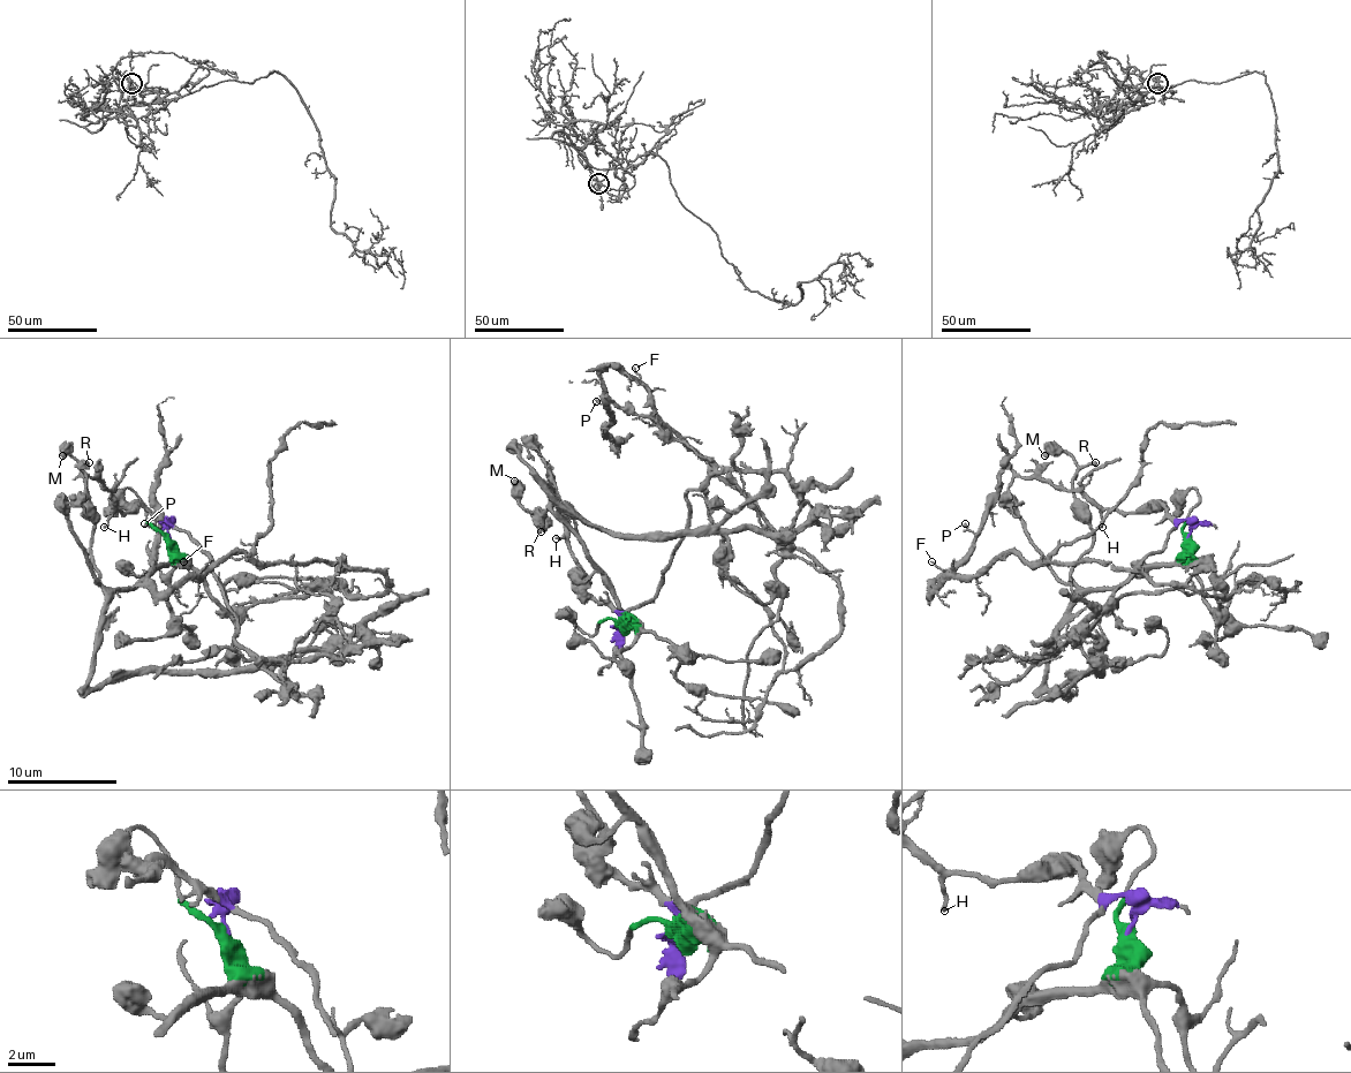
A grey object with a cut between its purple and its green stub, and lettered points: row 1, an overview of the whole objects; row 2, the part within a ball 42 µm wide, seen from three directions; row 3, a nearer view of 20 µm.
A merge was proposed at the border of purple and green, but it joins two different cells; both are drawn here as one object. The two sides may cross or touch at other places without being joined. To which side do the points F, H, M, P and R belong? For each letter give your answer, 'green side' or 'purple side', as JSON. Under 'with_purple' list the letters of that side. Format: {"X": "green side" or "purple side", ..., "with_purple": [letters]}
{"F": "green side", "H": "purple side", "M": "green side", "P": "green side", "R": "green side", "with_purple": ["H"]}

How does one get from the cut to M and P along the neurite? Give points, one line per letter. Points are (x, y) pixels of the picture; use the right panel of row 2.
M: (1189, 536), (1172, 564), (1081, 588), (1071, 568), (1093, 546), (1077, 462), (1043, 456)
P: (1189, 536), (1213, 607), (1262, 576), (1202, 596), (1112, 564), (1003, 552), (931, 590), (972, 544), (964, 522)

